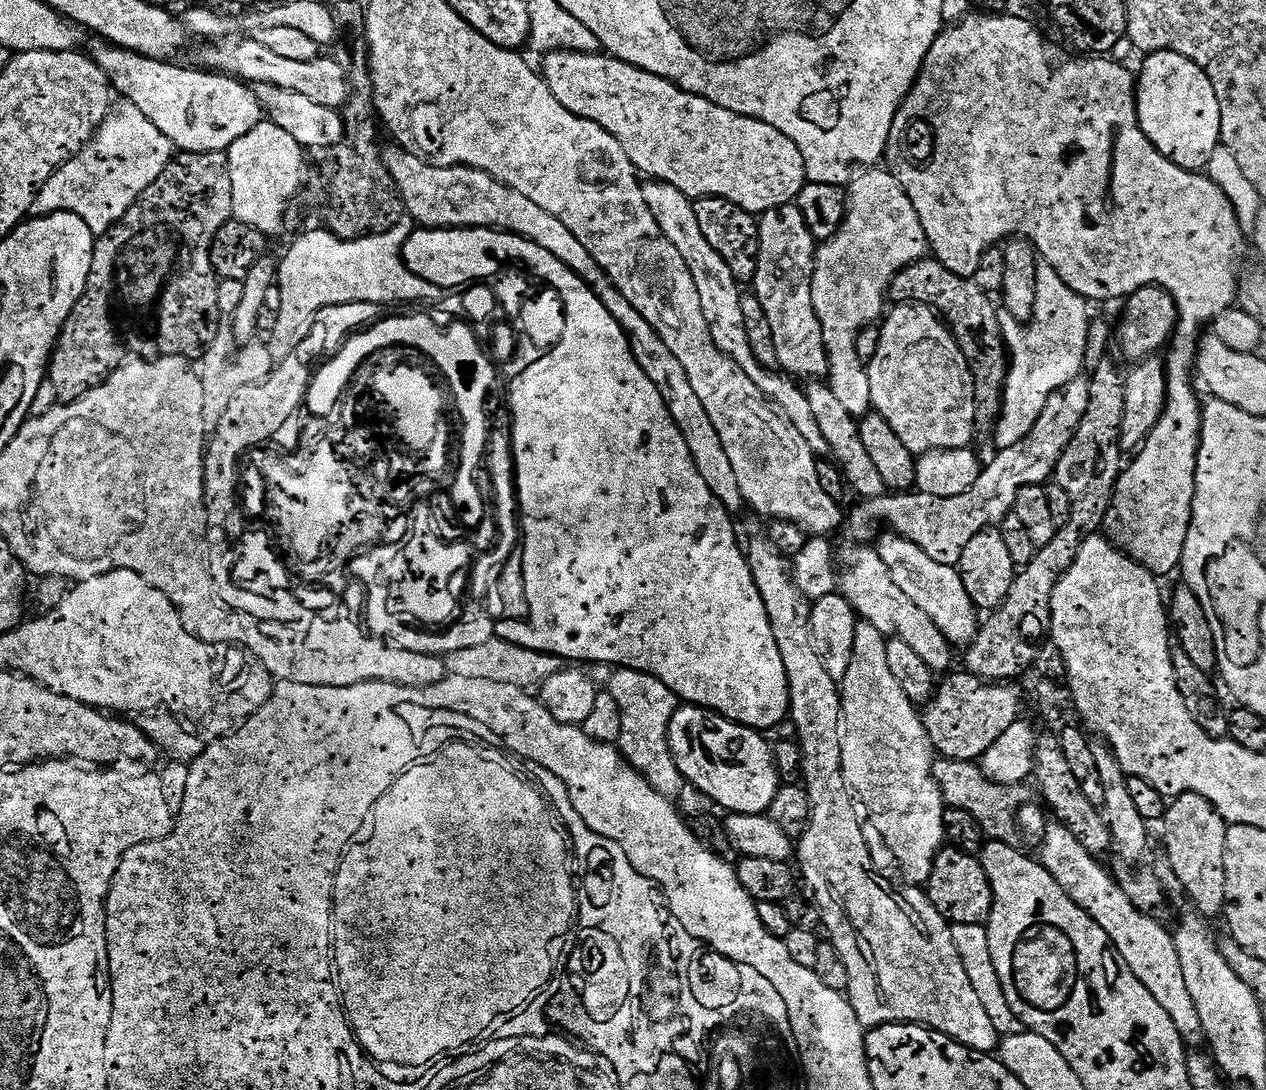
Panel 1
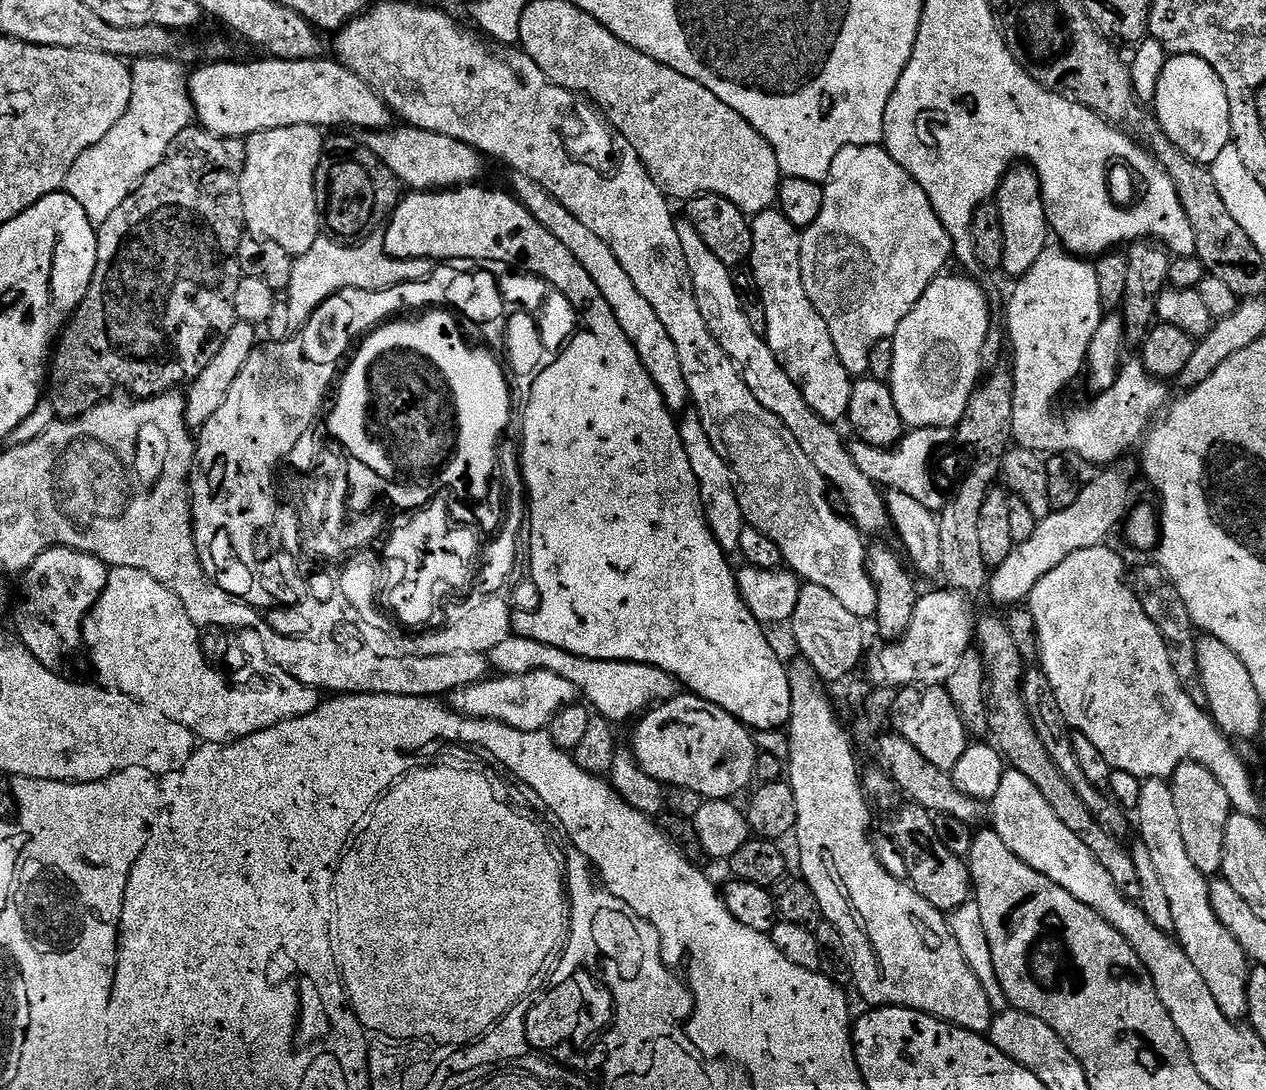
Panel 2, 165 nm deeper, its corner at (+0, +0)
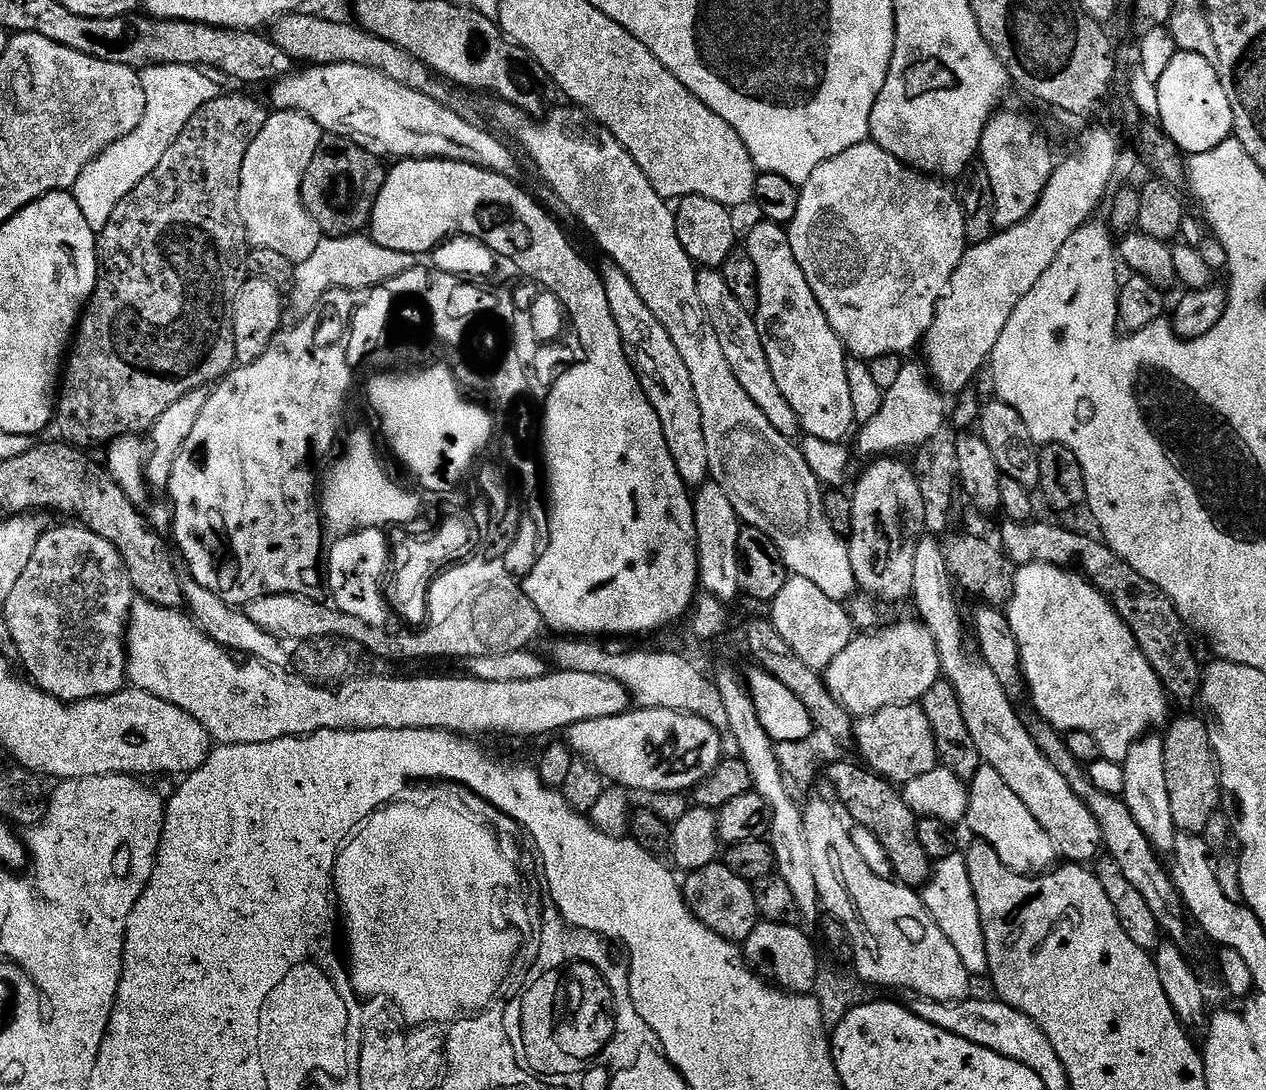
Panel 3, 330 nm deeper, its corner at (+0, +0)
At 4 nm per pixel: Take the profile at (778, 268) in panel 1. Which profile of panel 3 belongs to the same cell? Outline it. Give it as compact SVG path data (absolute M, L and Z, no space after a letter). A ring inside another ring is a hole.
M766 220L754 225L748 232L746 251L754 262L754 270L758 270L758 306L754 315L760 341L770 362L770 372L774 374L774 382L778 382L778 390L782 390L786 402L790 402L800 419L801 429L807 435L835 444L847 441L848 431L854 428L856 418L854 402L850 402L850 382L846 382L849 357L840 335L830 326L818 298L814 298L814 290L810 290L806 274L802 274L802 266L798 266L798 258L794 258L787 227L783 223L780 225Z

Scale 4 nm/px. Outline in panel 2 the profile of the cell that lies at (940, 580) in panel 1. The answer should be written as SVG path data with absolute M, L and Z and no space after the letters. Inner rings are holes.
M687 218L677 219L676 229L678 230L678 242L682 242L682 254L686 254L686 266L690 266L694 294L698 298L698 310L702 310L702 318L706 318L706 326L712 337L718 342L718 346L722 346L722 350L740 369L746 386L750 386L750 394L754 394L754 398L758 398L758 402L762 402L762 406L766 406L766 410L774 413L786 426L786 430L790 430L790 434L794 434L798 446L802 446L802 451L806 453L806 458L810 458L810 462L814 462L814 466L818 466L818 474L824 476L825 481L831 485L834 492L834 487L836 487L837 494L844 499L844 504L848 507L847 515L861 533L871 537L870 535L876 536L879 532L889 531L890 521L888 507L884 501L884 492L870 478L866 478L866 474L862 474L862 470L858 470L849 445L847 443L844 445L843 438L836 433L837 425L822 419L808 405L806 398L802 398L798 386L794 386L794 382L782 370L778 358L774 358L774 350L770 350L767 339L761 333L756 332L754 326L750 326L750 318L746 318L746 310L742 310L740 295L732 281L733 269L724 265L718 255L714 254L709 246L706 246L702 235L698 234L698 230L694 230L694 226Z

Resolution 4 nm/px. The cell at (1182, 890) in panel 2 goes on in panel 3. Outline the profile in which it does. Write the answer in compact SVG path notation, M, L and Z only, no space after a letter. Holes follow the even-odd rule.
M1149 734L1140 737L1136 745L1130 749L1128 756L1122 761L1126 774L1126 786L1124 787L1123 801L1134 814L1138 826L1152 841L1153 845L1160 843L1171 845L1178 829L1176 819L1172 813L1170 794L1166 786L1166 762L1164 761L1164 736Z

